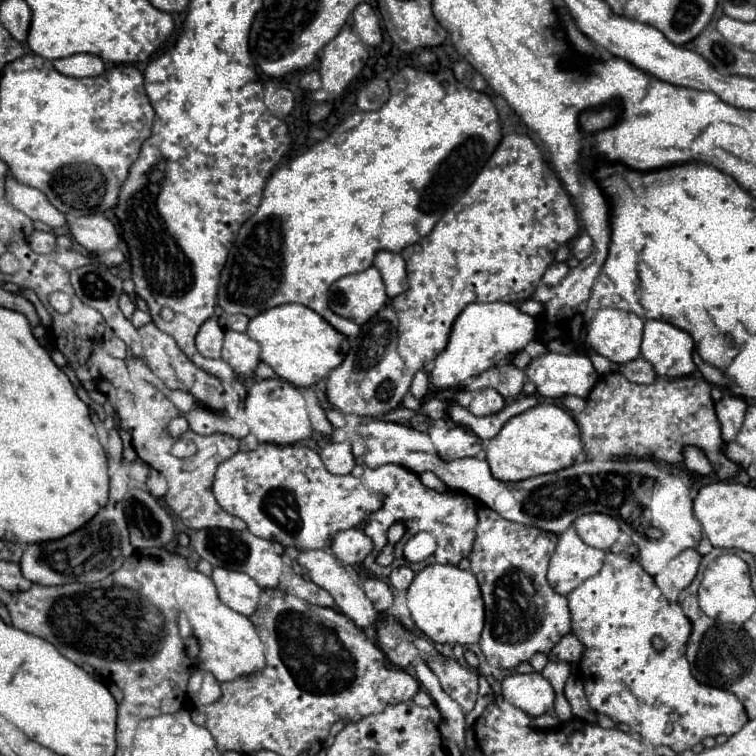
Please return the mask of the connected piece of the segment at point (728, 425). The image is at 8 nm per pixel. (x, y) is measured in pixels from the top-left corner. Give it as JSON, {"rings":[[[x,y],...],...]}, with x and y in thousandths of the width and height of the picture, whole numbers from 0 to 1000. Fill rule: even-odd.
{"rings":[[[959,522],[948,530],[948,557],[954,562],[954,581],[956,586],[970,583],[970,578],[978,573],[983,552],[985,552],[988,530],[983,525]]]}

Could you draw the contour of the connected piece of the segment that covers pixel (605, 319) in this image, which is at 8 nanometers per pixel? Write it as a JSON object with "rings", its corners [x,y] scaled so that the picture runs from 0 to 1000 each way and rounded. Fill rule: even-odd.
{"rings":[[[792,409],[776,427],[776,456],[811,480],[829,480],[845,472],[851,425],[832,411]]]}

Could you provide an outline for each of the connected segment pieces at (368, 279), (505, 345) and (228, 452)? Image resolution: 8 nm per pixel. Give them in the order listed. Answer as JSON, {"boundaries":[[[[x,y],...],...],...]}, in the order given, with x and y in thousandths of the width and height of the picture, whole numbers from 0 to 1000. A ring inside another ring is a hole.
{"boundaries":[[[[491,351],[483,358],[456,364],[435,382],[435,406],[440,414],[470,425],[472,430],[493,419],[512,398],[501,358]]],[[[620,401],[599,425],[597,440],[591,446],[589,462],[573,478],[575,485],[567,493],[567,501],[575,512],[591,515],[604,512],[615,501],[634,496],[660,478],[681,470],[692,462],[708,443],[708,422],[694,417],[676,401]]],[[[255,570],[247,573],[247,581],[258,583],[261,594],[276,594],[276,604],[269,604],[269,599],[250,604],[250,607],[234,607],[224,599],[226,589],[231,586],[231,581],[226,575],[218,578],[205,578],[192,583],[189,589],[181,591],[184,604],[197,612],[202,620],[208,620],[210,626],[218,628],[221,639],[224,639],[224,649],[218,655],[218,665],[224,668],[224,673],[237,681],[242,687],[242,692],[250,700],[269,700],[269,697],[295,697],[295,700],[324,700],[324,692],[316,684],[303,681],[300,676],[295,676],[282,655],[282,628],[290,618],[290,612],[306,607],[313,597],[316,597],[316,583],[300,575],[276,575],[276,578],[266,578]]]]}

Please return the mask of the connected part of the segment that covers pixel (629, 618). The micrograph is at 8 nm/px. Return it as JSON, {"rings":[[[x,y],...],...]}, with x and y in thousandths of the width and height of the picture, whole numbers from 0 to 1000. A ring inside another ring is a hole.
{"rings":[[[803,729],[795,755],[758,779],[750,787],[750,794],[755,806],[755,836],[774,856],[766,872],[766,882],[776,898],[771,906],[787,940],[803,946],[813,956],[829,956],[853,983],[864,988],[882,985],[893,996],[914,991],[933,975],[972,972],[991,954],[983,930],[970,917],[962,911],[938,911],[933,903],[925,903],[914,893],[911,874],[906,872],[906,851],[914,837],[914,824],[903,813],[898,798],[874,787],[866,766],[851,755],[840,737]],[[866,840],[882,848],[882,856],[874,864],[861,856],[861,845]]]}

